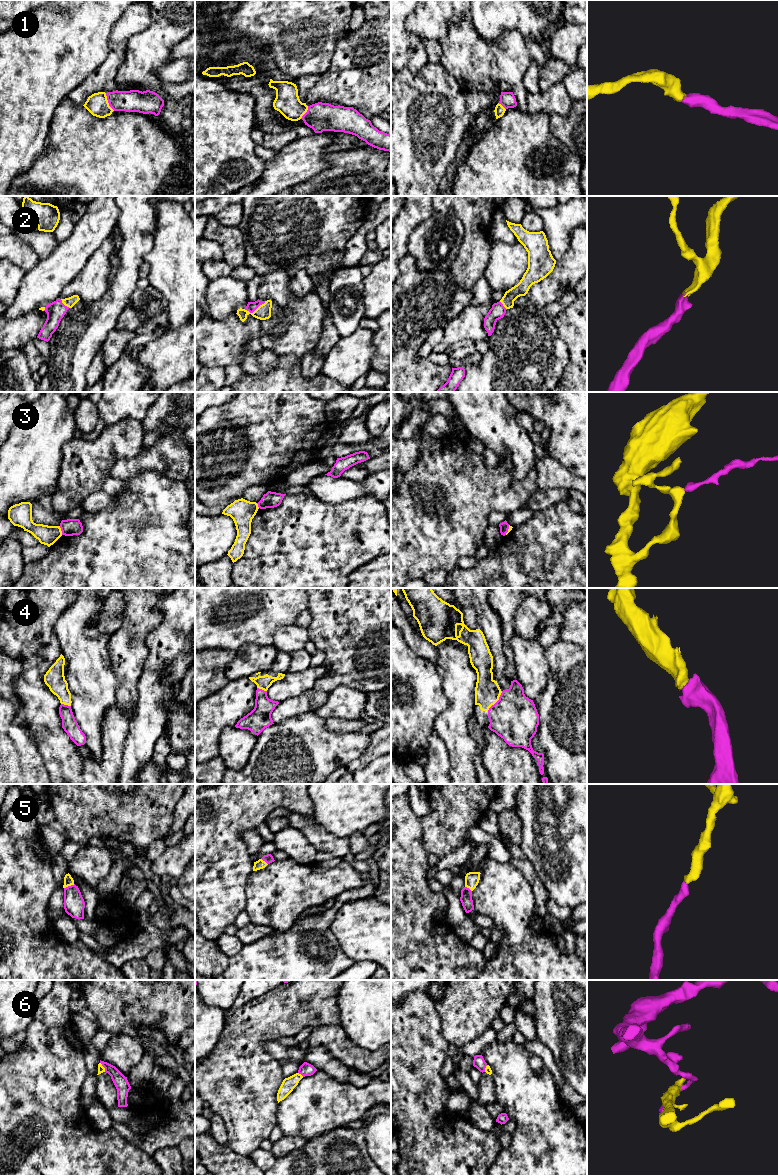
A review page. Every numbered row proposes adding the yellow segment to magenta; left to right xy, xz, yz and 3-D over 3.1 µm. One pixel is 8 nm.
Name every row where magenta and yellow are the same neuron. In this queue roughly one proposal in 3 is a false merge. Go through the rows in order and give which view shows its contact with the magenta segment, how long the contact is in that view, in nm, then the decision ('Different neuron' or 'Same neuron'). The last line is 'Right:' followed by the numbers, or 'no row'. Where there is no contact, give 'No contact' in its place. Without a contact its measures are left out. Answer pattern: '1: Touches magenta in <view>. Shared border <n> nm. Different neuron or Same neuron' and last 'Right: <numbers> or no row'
1: Touches magenta in xy. Shared border 160 nm. Same neuron
2: Touches magenta in xz. Shared border 190 nm. Same neuron
3: Touches magenta in xy. Shared border 80 nm. Different neuron
4: Touches magenta in yz. Shared border 200 nm. Same neuron
5: Touches magenta in xy. Shared border 90 nm. Same neuron
6: Touches magenta in xz. Shared border 60 nm. Different neuron
Right: 1, 2, 4, 5

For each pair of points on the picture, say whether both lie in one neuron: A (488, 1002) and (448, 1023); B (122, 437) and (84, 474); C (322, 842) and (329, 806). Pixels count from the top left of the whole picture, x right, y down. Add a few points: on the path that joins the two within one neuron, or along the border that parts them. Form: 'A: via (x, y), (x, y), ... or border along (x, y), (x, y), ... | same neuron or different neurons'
A: via (478, 1002), (474, 1002), (458, 1018) | same neuron
B: via (113, 445), (93, 465) | same neuron
C: border along (314, 820), (335, 835), (347, 837) | different neurons

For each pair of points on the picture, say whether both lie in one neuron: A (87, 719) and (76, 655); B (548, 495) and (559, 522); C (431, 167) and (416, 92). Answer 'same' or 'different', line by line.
A: same
B: different
C: same

